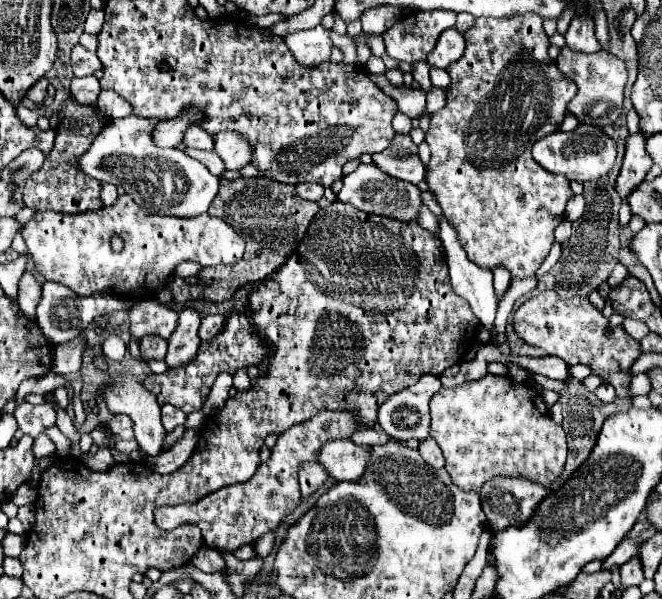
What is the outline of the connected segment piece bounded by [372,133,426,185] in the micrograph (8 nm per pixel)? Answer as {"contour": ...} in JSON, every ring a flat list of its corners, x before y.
{"contour":[[396,133,394,139,390,141,390,145,384,151,372,155,372,159,384,173,388,173,396,179,402,179,402,181,408,181,414,185,424,181,426,167,420,161,418,147,412,143,410,135]]}

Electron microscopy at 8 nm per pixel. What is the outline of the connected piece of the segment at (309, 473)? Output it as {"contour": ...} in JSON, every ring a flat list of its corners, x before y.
{"contour":[[312,461,312,463,304,463,300,467,298,479,300,479,302,499,308,499,312,493,316,493,330,479,330,475,324,469,324,465,320,465,318,461]]}

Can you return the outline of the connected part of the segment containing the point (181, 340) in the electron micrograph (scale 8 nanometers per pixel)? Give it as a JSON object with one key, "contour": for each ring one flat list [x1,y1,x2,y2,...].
{"contour":[[184,309,178,315,178,327,168,339,168,353,166,353,166,365,170,369,178,369,188,365,198,349,200,349,200,337,198,337,198,325,200,315,194,309]]}

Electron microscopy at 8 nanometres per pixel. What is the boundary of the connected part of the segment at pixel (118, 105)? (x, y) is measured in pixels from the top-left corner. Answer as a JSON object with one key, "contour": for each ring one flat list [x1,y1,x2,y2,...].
{"contour":[[106,89,100,91,96,105,106,117,112,117,112,119,132,113,132,107,128,107,128,101,116,95,116,91,106,91]]}

